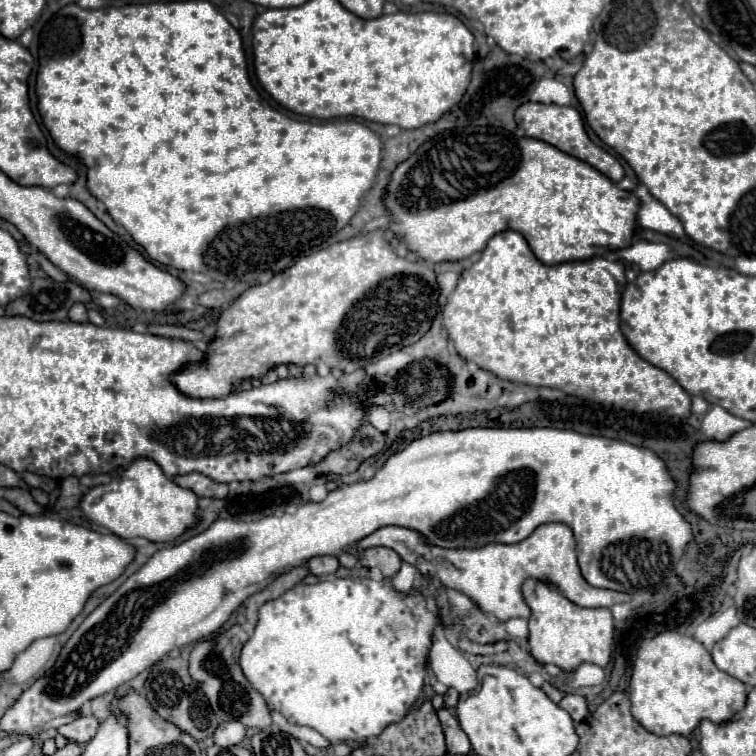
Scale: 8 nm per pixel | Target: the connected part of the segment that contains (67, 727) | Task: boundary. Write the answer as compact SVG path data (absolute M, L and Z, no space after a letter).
M78 716L74 722L64 724L58 728L58 732L68 740L68 742L90 742L92 736L98 730L98 720L94 716Z

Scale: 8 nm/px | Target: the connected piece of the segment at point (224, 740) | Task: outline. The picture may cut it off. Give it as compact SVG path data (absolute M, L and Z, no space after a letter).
M222 722L214 732L214 744L216 746L234 746L240 744L246 734L246 728L240 722Z

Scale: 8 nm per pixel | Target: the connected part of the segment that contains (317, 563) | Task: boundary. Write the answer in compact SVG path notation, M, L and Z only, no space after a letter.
M316 556L316 558L310 558L308 560L308 570L310 574L314 576L328 576L328 574L334 574L338 570L338 558L334 556Z

